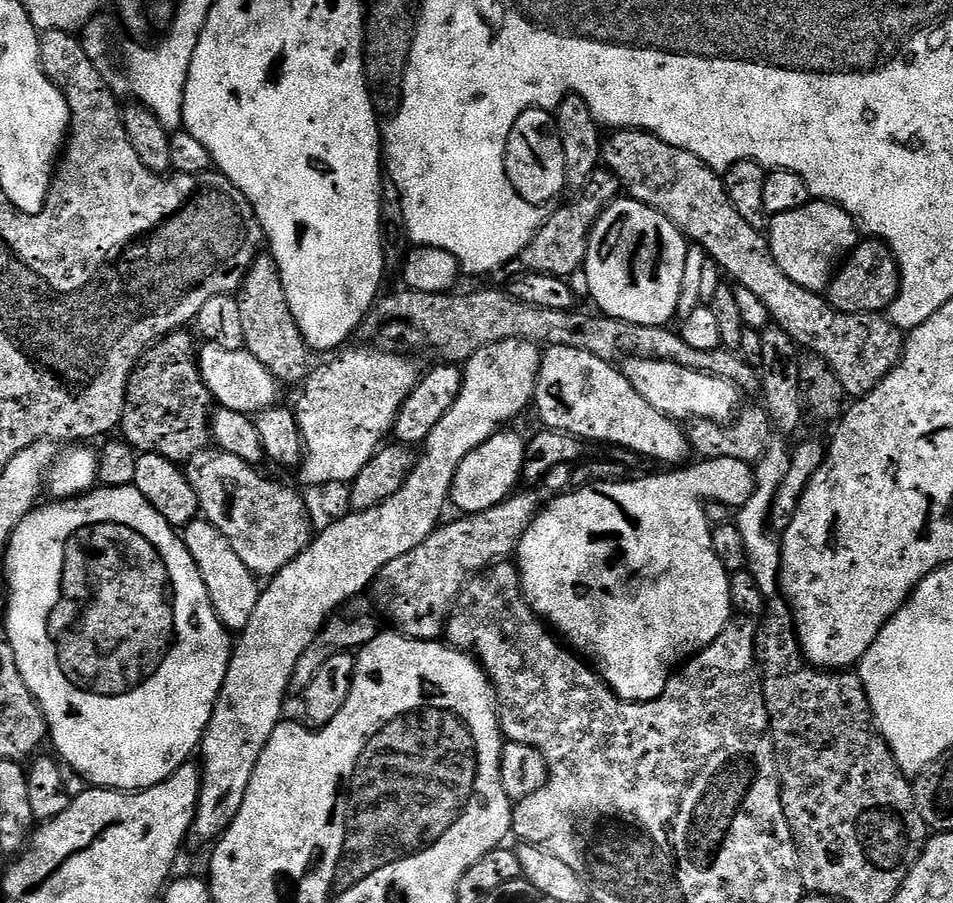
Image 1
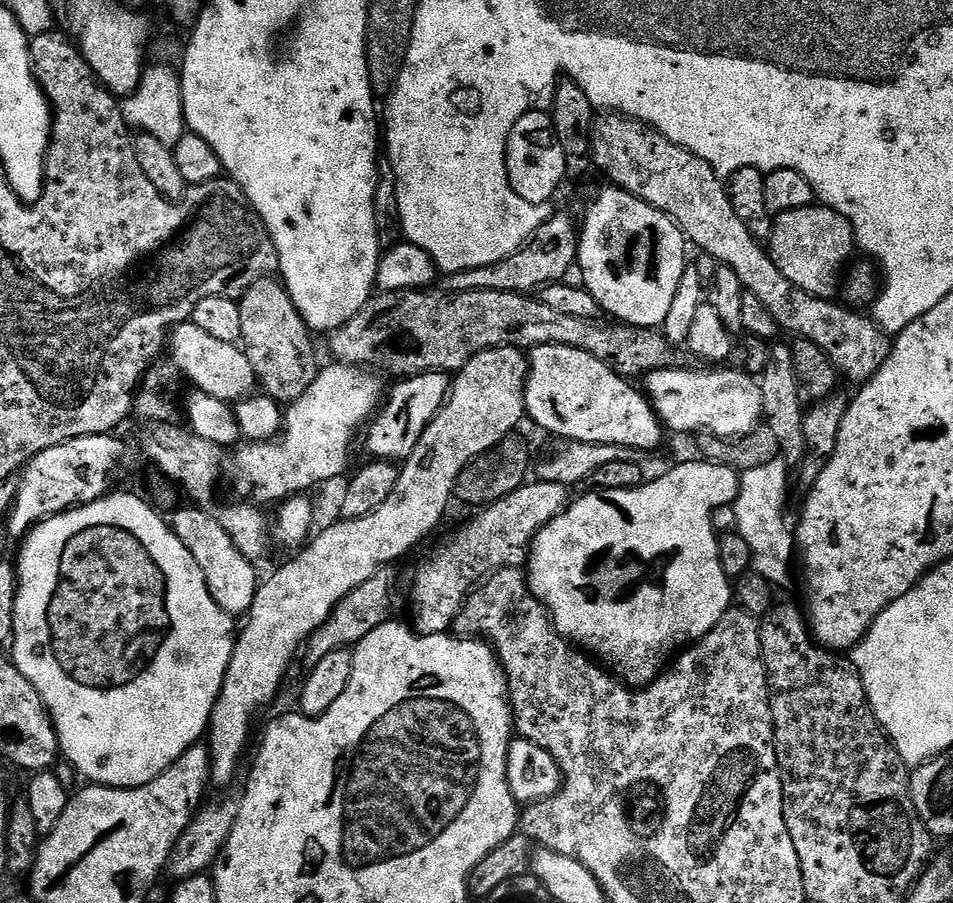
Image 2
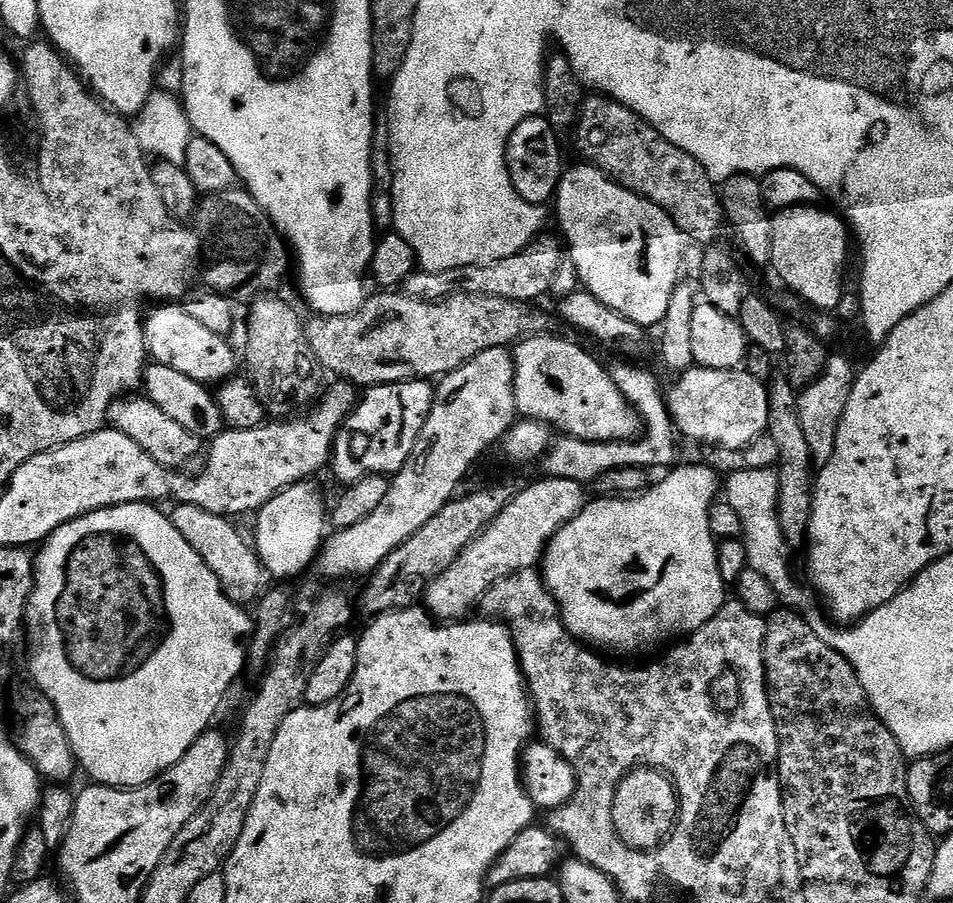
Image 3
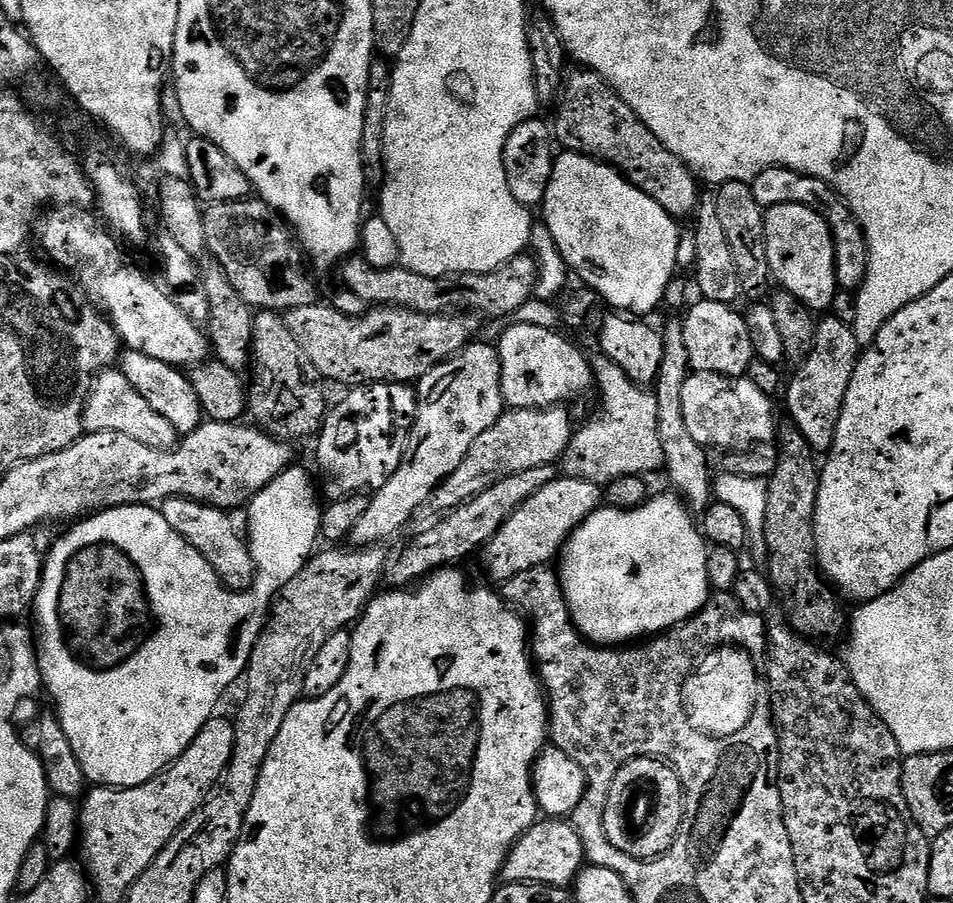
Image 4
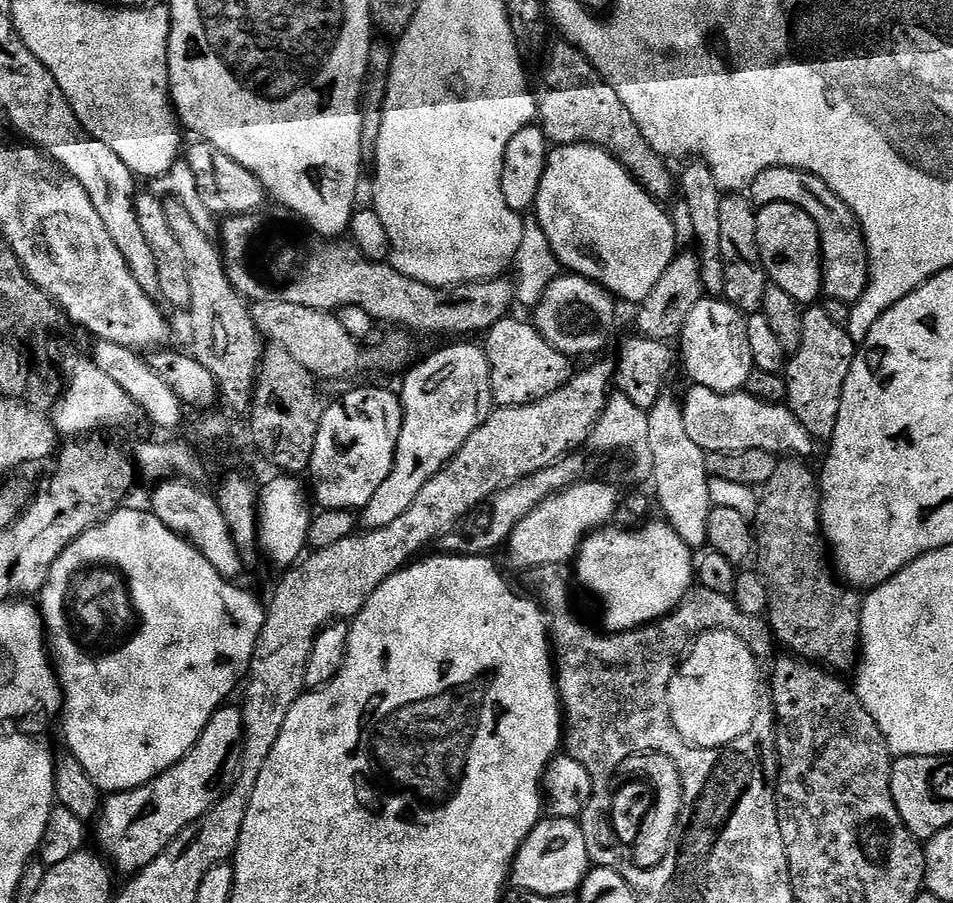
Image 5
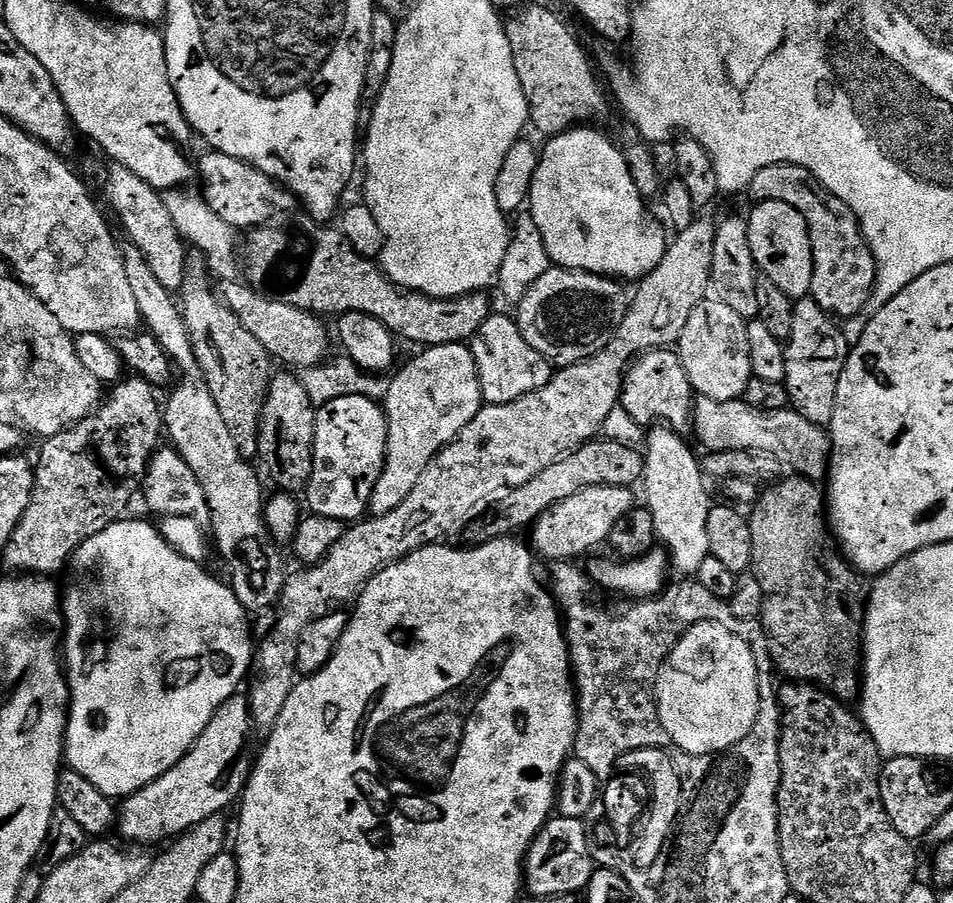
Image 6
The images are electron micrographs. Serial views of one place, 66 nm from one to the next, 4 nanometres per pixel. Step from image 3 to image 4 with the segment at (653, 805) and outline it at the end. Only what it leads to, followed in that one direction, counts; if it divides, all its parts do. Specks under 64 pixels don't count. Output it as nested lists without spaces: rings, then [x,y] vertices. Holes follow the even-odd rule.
[[[636,757],[624,762],[615,775],[608,791],[607,806],[605,808],[604,827],[609,842],[616,849],[622,850],[627,856],[636,860],[659,859],[668,852],[674,842],[674,838],[680,832],[681,822],[684,820],[684,790],[676,771],[667,761],[659,760],[656,757]],[[646,782],[657,791],[658,802],[654,807],[653,817],[647,823],[646,830],[640,837],[626,834],[624,831],[624,808],[627,807],[632,790]]]

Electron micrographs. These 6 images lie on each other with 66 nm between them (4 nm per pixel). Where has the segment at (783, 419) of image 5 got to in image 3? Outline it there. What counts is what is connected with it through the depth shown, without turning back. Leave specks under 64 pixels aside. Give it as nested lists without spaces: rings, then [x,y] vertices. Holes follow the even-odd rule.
[[[693,366],[675,377],[672,389],[667,389],[668,412],[681,437],[701,440],[704,446],[719,446],[743,450],[768,431],[768,389],[765,381],[754,378],[743,370],[710,370]]]

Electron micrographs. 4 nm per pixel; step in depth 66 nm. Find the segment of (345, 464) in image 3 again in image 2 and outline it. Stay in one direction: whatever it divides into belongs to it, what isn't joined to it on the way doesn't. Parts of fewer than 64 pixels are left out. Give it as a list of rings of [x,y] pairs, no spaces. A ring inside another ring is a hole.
[[[423,372],[417,376],[409,376],[401,379],[399,382],[393,383],[390,391],[387,393],[386,399],[381,403],[377,413],[368,421],[366,425],[366,433],[364,444],[368,447],[369,457],[377,460],[391,460],[393,462],[403,462],[414,450],[414,446],[418,446],[418,438],[422,438],[422,434],[426,430],[426,426],[430,426],[430,422],[440,409],[444,406],[444,401],[450,395],[450,376],[446,372]]]

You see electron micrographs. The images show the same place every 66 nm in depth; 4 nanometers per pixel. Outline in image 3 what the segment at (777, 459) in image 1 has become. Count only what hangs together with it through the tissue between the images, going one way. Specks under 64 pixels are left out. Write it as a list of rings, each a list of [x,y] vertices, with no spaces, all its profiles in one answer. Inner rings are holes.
[[[775,469],[734,471],[727,475],[724,482],[725,503],[733,507],[742,521],[741,540],[746,546],[747,564],[766,578],[778,594],[784,592],[785,607],[805,609],[813,605],[809,587],[800,588],[792,578],[788,555],[790,549],[782,534],[777,516],[778,478]]]

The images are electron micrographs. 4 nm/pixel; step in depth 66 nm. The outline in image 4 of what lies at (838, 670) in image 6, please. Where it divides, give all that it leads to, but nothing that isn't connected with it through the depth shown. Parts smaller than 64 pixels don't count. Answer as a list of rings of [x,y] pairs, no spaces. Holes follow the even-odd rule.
[[[794,426],[787,427],[779,429],[780,457],[774,474],[768,480],[769,497],[765,514],[768,547],[766,572],[779,603],[780,600],[784,603],[788,627],[809,638],[836,636],[846,628],[844,608],[840,605],[841,597],[830,587],[816,563],[816,503],[820,489],[820,468],[804,435]]]

